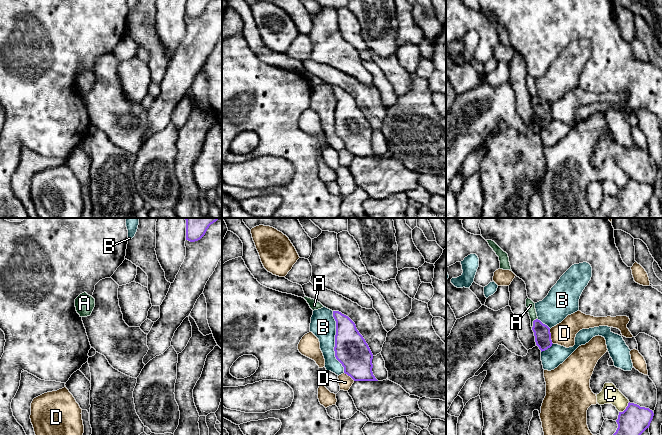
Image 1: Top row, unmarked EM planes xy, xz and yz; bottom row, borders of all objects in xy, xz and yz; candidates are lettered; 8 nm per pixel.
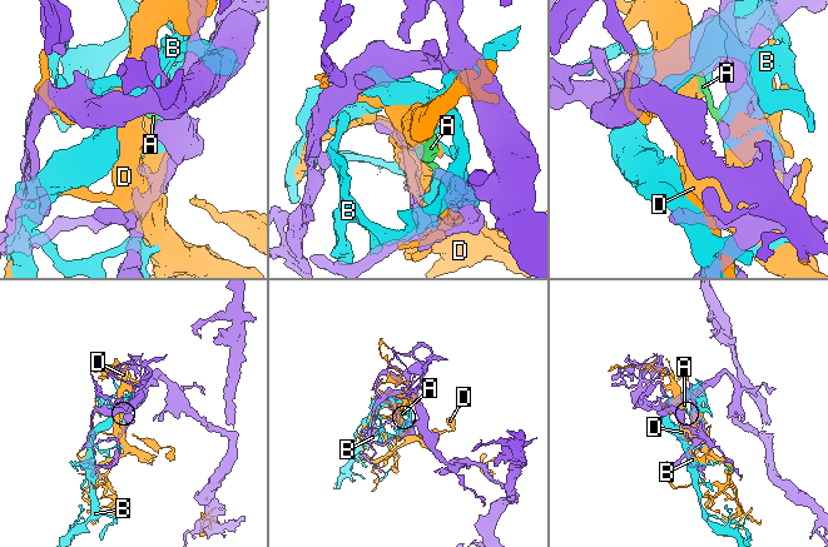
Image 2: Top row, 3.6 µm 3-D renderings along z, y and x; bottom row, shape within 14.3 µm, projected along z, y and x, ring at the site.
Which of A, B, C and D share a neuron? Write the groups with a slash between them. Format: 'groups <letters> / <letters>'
groups A / B / C D

